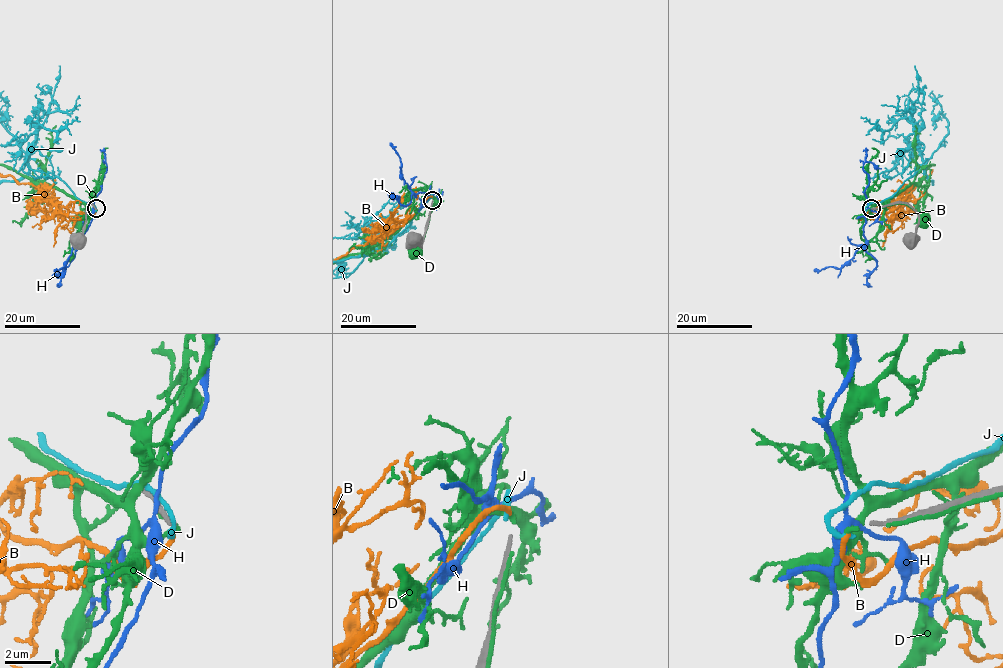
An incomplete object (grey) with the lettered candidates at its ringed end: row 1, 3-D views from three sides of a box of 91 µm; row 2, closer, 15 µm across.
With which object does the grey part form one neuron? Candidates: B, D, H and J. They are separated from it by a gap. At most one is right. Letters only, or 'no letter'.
no letter

